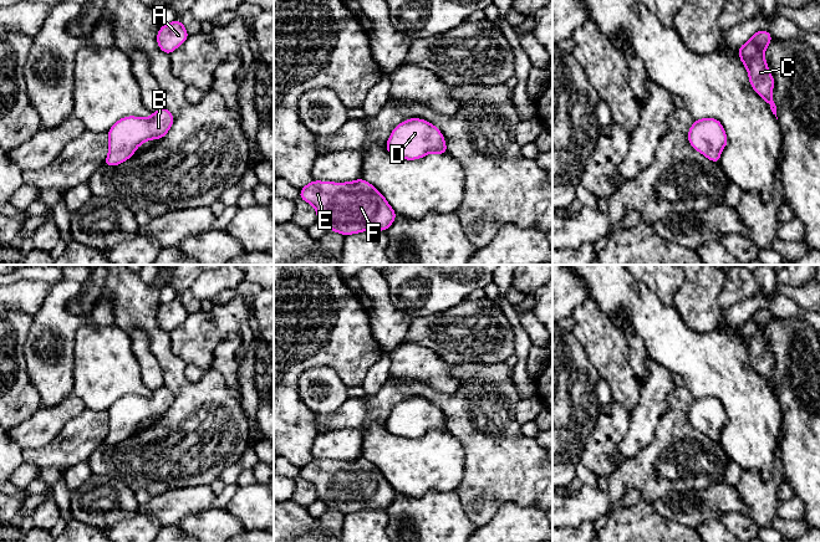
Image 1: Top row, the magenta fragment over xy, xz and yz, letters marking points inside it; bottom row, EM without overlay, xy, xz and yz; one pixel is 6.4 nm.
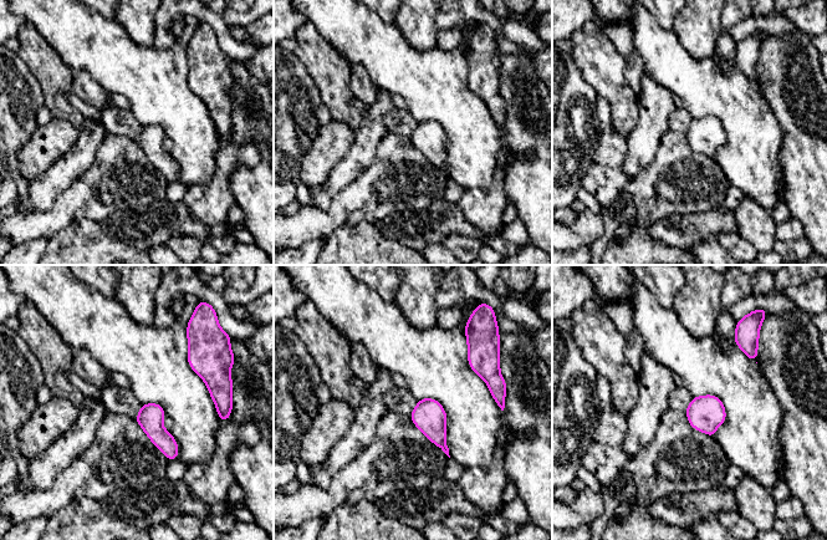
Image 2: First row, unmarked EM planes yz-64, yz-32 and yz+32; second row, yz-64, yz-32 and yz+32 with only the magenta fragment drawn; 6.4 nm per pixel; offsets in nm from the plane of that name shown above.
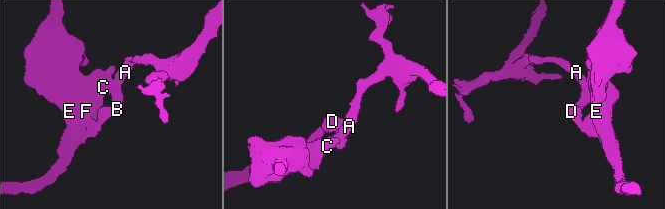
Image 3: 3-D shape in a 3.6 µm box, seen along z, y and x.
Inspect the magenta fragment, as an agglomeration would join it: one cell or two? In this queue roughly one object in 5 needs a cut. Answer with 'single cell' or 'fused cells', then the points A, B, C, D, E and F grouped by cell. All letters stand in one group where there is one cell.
single cell; groups A B C D E F

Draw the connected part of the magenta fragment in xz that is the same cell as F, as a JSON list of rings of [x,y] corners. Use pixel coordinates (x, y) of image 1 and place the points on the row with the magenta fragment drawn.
[[[362,178],[350,183],[312,180],[300,189],[299,198],[315,206],[317,220],[324,223],[328,230],[343,236],[368,230],[386,231],[397,218],[384,196]]]

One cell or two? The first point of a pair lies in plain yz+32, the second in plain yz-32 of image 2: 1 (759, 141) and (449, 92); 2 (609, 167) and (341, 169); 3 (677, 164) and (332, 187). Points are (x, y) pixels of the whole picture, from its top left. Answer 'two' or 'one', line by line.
1: one
2: two
3: two

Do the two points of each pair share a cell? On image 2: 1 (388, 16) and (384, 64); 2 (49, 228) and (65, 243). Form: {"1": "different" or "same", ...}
{"1": "different", "2": "different"}

